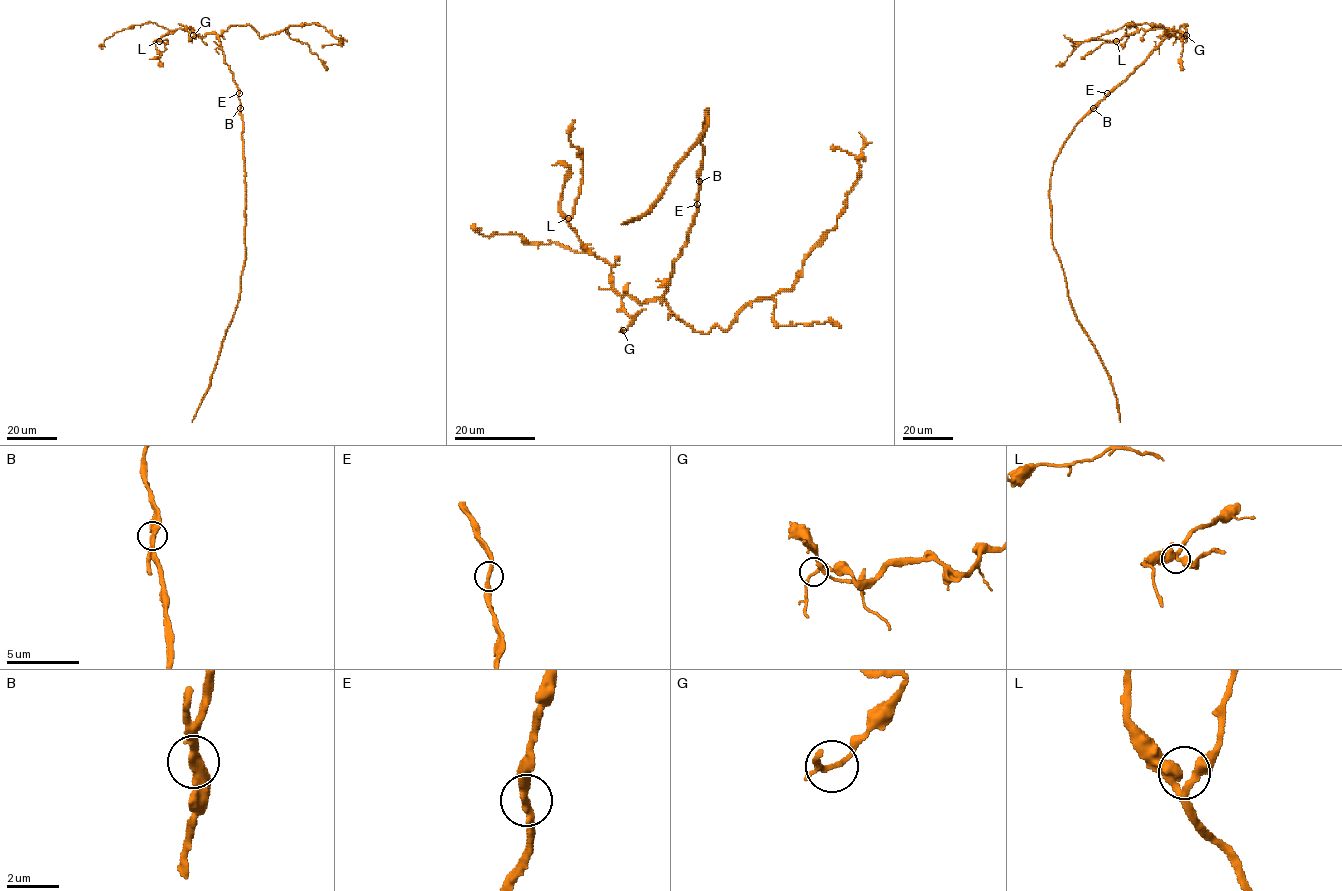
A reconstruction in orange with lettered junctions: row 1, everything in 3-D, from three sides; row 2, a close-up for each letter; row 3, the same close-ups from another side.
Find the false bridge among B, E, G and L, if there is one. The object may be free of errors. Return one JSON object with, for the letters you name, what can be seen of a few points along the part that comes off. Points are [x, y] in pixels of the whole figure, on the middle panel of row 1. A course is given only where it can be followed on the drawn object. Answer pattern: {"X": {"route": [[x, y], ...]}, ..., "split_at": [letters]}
{"split_at": []}

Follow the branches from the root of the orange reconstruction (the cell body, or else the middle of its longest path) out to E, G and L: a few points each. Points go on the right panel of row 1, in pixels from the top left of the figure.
E: (1086, 115), (1108, 93)
G: (1086, 115), (1146, 59), (1167, 33), (1169, 36), (1164, 33), (1166, 30), (1177, 36), (1186, 35)
L: (1086, 115), (1146, 59), (1167, 33), (1169, 35), (1162, 28), (1140, 29), (1116, 41)

